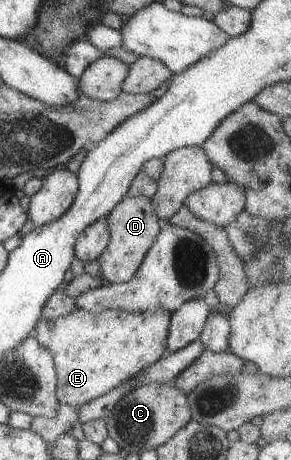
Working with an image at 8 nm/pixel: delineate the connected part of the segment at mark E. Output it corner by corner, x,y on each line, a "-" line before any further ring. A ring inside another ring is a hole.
163,307
154,311
107,309
98,313
77,308
64,317
38,320
33,334
54,356
56,393
60,402
70,404
78,410
83,403
104,395
129,380
136,372
159,360
166,353
171,315

